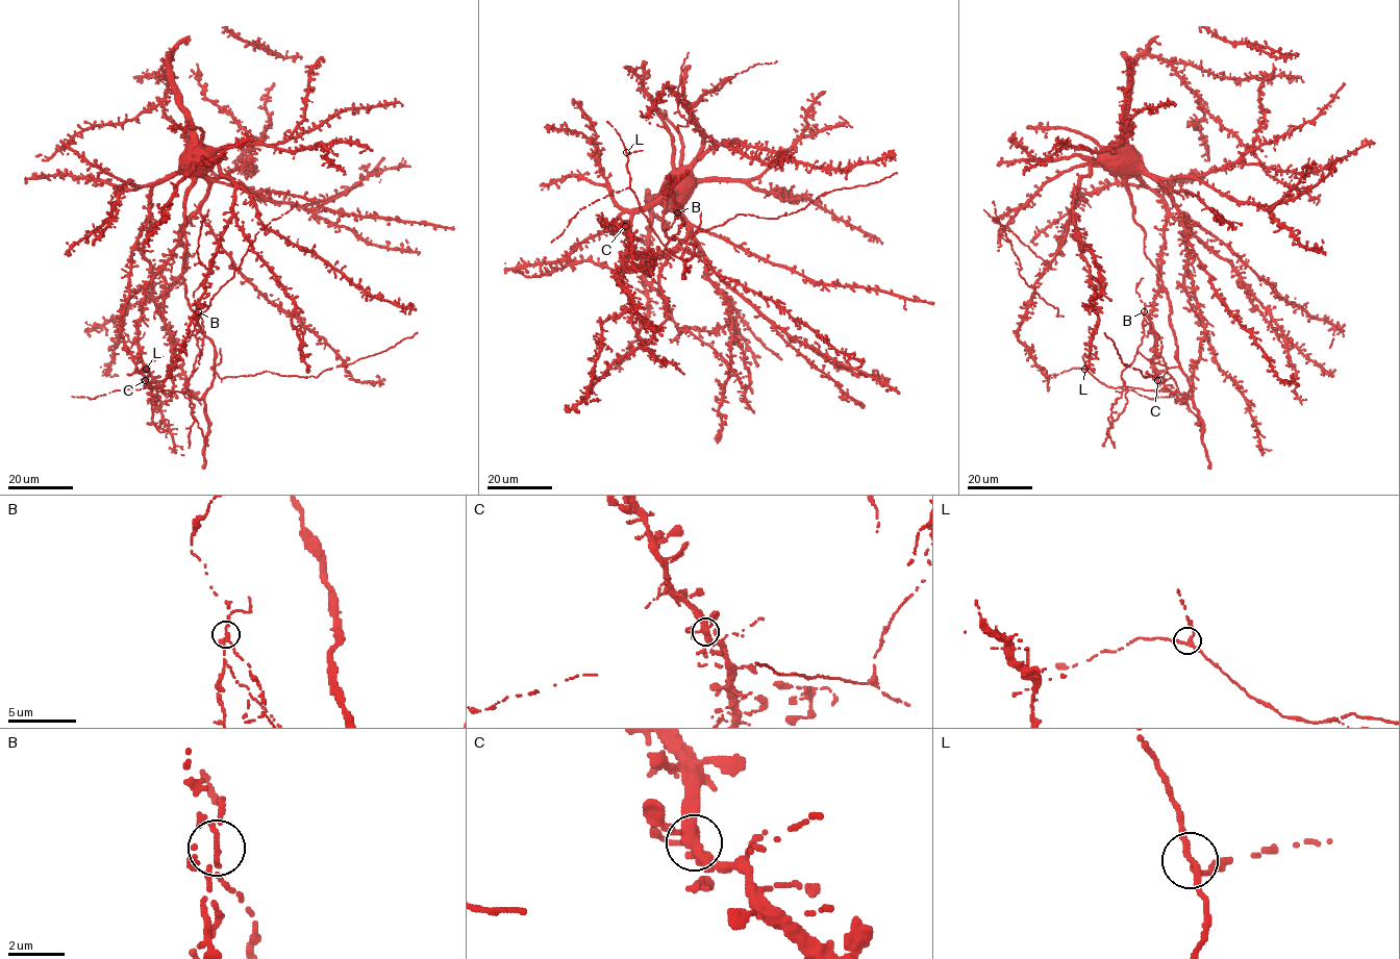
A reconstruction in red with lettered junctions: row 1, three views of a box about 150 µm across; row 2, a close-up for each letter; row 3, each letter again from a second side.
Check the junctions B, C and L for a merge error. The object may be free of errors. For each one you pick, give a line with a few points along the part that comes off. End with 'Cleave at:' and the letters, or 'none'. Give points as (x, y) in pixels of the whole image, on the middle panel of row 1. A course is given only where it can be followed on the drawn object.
B: Course of the part to remove: (677, 212), (674, 193), (666, 194), (674, 176), (670, 175), (668, 183)
Cleave at: B

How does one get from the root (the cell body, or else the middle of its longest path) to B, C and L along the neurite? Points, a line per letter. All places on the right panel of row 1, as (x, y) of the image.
B: (1110, 154), (1169, 300), (1190, 399), (1167, 371), (1144, 310)
C: (1110, 154), (1161, 197), (1167, 211), (1157, 296), (1148, 318), (1155, 338), (1152, 362), (1157, 380)
L: (1110, 154), (1167, 293), (1192, 396), (1108, 387), (1084, 369)

